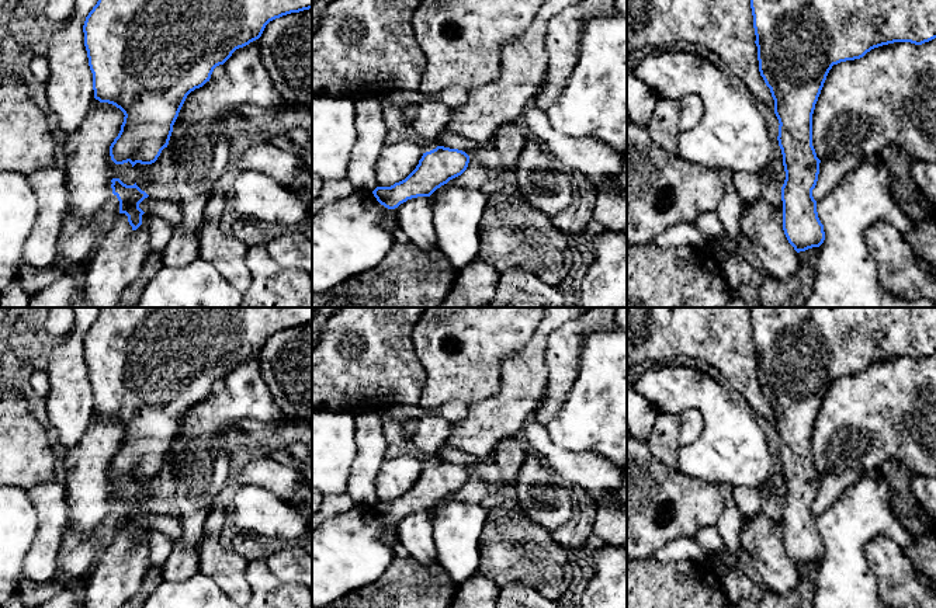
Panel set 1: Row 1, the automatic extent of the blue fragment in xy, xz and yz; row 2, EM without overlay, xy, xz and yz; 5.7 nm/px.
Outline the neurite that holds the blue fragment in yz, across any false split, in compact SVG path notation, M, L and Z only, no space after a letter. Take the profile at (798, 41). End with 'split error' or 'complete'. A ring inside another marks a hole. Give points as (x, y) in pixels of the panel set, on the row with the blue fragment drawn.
M750 0L759 72L774 100L786 180L783 230L797 253L825 240L812 190L821 160L812 146L812 114L833 65L863 58L874 48L936 38L936 0Z | complete

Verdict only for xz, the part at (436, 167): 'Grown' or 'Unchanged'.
Unchanged

